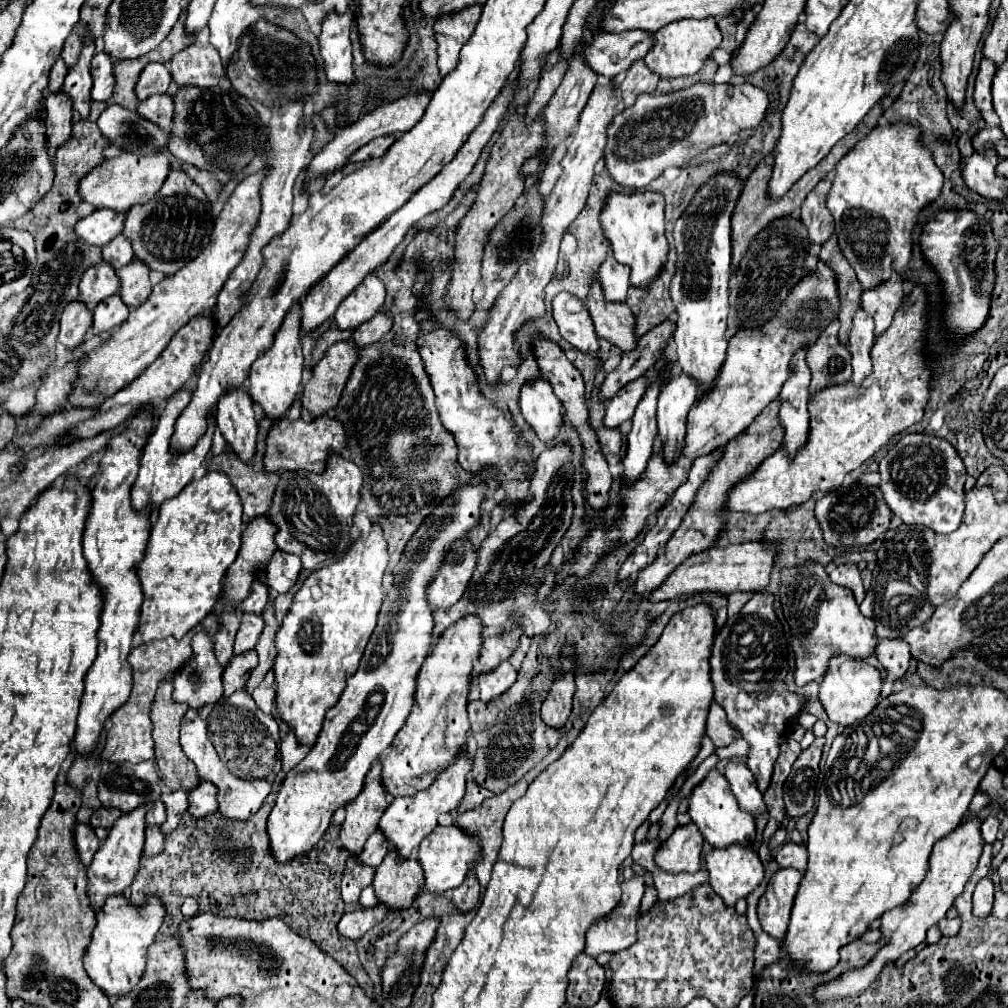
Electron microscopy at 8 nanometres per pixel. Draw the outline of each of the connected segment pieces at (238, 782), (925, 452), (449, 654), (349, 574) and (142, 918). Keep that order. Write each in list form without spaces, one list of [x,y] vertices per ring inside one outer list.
[[[245,690],[221,698],[211,706],[203,706],[203,710],[189,710],[181,726],[181,748],[197,766],[201,778],[199,786],[189,792],[189,814],[193,818],[205,818],[219,810],[229,820],[251,818],[271,794],[281,770],[279,746],[277,722],[273,716],[263,714]]]
[[[929,434],[903,436],[879,462],[881,490],[887,506],[905,524],[921,524],[939,534],[953,532],[965,512],[965,464],[943,438]]]
[[[465,616],[437,636],[435,642],[417,678],[415,706],[399,734],[395,734],[391,754],[381,758],[383,784],[391,796],[407,796],[427,788],[455,760],[457,750],[467,744],[469,678],[483,646],[483,622],[477,616]]]
[[[373,526],[369,538],[357,540],[343,560],[331,566],[323,566],[307,576],[301,590],[295,594],[293,606],[289,608],[289,614],[285,616],[277,632],[277,638],[275,638],[277,658],[273,666],[275,684],[277,684],[277,712],[281,720],[295,732],[297,740],[305,744],[307,748],[315,746],[317,736],[323,726],[325,712],[339,702],[347,686],[347,678],[355,674],[359,666],[359,658],[363,656],[363,650],[375,630],[377,614],[383,600],[381,580],[383,580],[387,562],[389,562],[387,544],[383,540],[381,530]]]
[[[123,896],[107,898],[105,906],[97,912],[97,926],[85,954],[87,974],[107,996],[125,996],[139,984],[145,970],[147,948],[153,944],[163,918],[165,908],[157,898],[149,898],[139,908]]]

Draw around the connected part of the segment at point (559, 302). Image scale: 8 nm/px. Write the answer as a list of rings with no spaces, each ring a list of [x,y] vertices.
[[[561,292],[553,298],[553,318],[561,330],[561,336],[585,354],[599,352],[599,338],[593,330],[593,320],[585,304],[571,296],[569,292]]]

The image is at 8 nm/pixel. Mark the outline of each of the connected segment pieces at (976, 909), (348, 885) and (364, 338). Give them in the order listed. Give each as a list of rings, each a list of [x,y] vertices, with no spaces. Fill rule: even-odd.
[[[983,878],[973,892],[973,916],[987,918],[991,914],[993,900],[995,900],[995,886],[989,878]]]
[[[351,854],[347,858],[347,866],[343,872],[343,880],[341,880],[341,896],[345,904],[355,904],[359,906],[359,896],[363,892],[363,888],[371,886],[375,878],[375,868],[359,864],[357,856]]]
[[[379,312],[375,314],[375,318],[367,320],[363,326],[359,326],[353,334],[353,342],[357,346],[367,346],[367,344],[375,344],[379,342],[389,330],[393,328],[393,316],[385,314],[385,312]]]

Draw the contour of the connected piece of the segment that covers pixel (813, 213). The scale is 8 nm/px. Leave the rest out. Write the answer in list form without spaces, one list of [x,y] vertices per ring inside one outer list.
[[[831,176],[823,178],[805,198],[801,206],[801,222],[807,228],[809,242],[821,246],[833,234],[833,216],[825,206],[825,198],[831,190]]]

